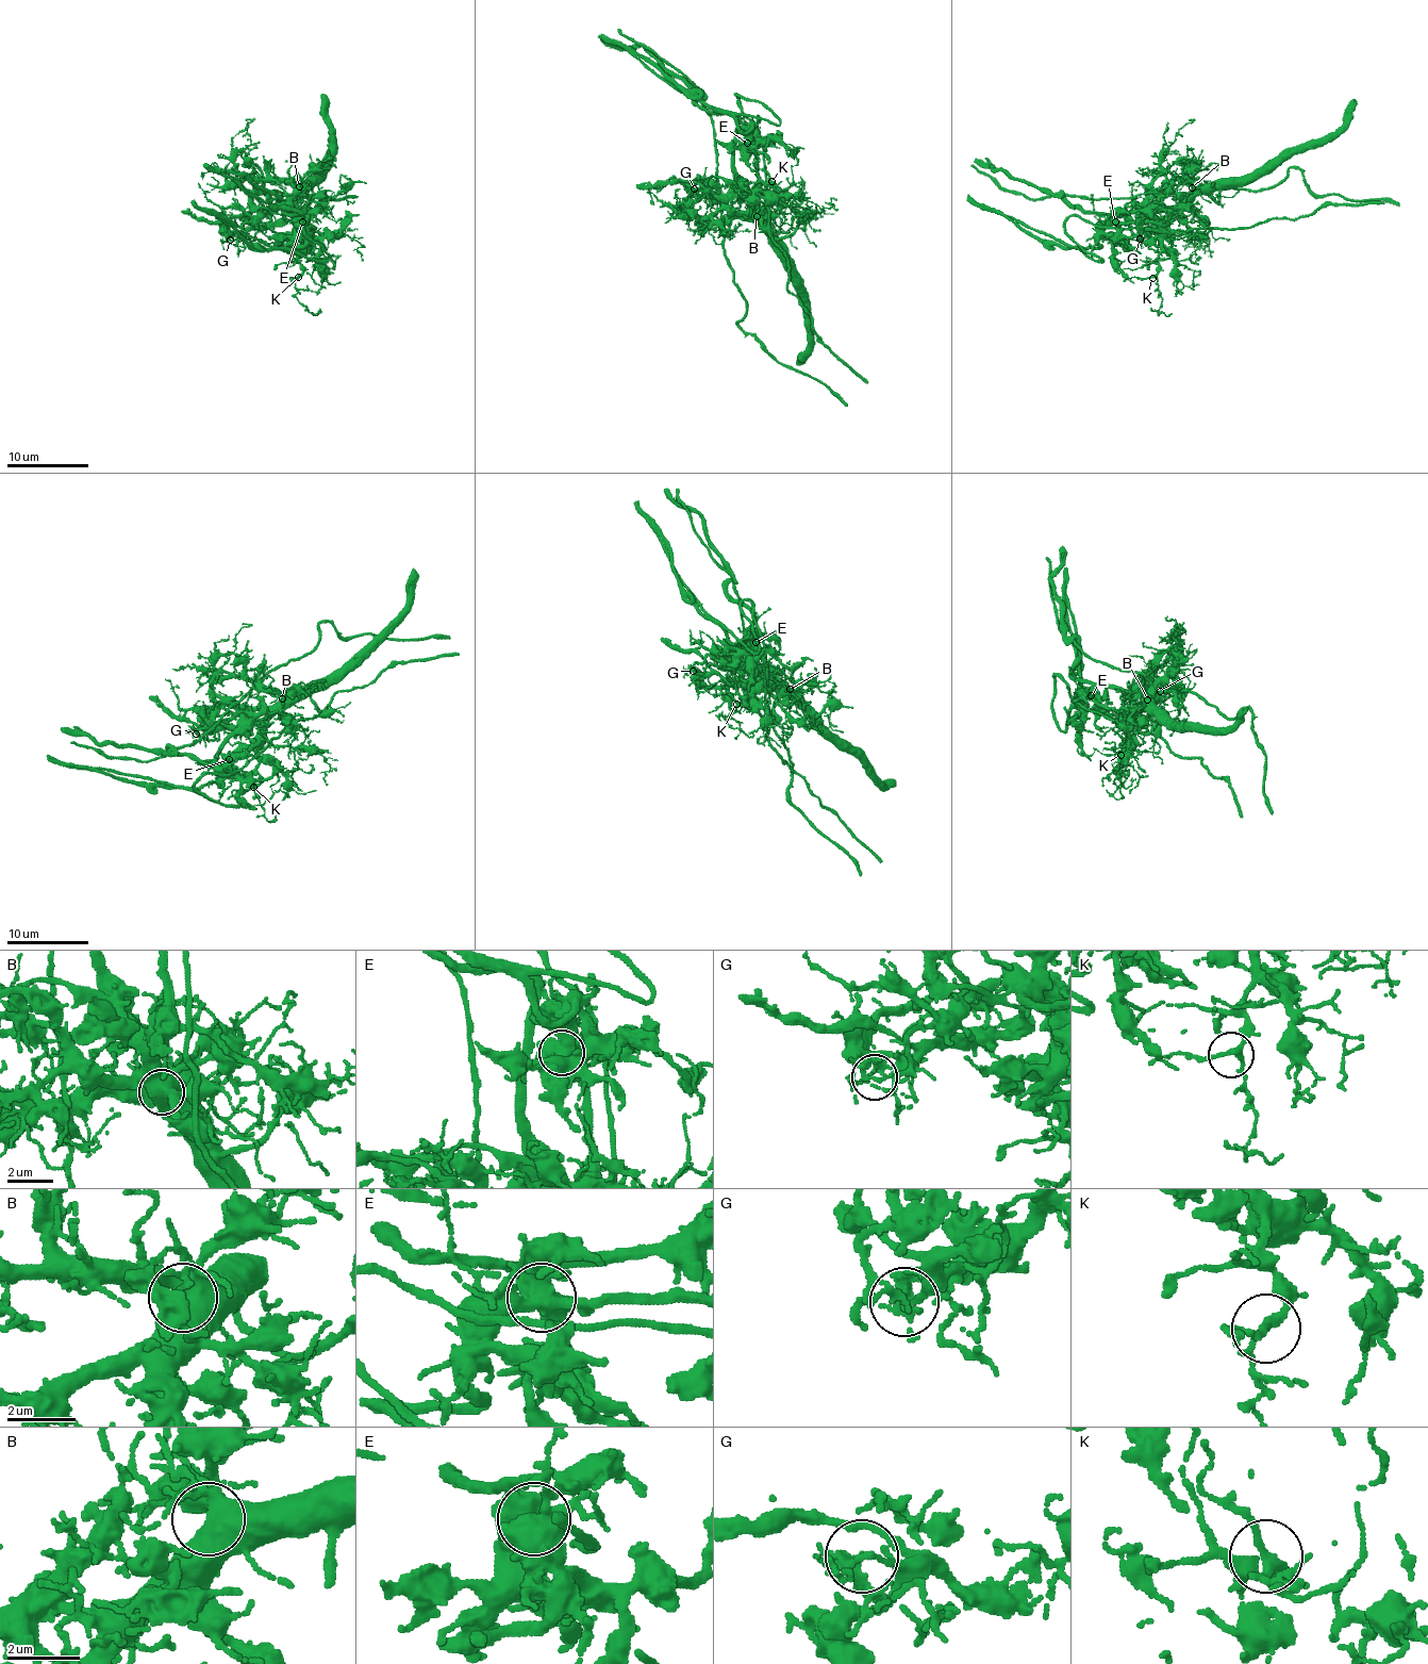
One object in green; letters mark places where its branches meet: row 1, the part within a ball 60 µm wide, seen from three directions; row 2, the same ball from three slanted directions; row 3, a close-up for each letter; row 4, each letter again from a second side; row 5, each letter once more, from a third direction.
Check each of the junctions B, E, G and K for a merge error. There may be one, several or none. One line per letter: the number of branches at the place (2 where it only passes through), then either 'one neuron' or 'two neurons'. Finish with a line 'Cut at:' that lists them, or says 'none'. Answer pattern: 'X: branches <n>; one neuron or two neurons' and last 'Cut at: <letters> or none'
B: branches 5; one neuron
E: branches 8; two neurons
G: branches 5; two neurons
K: branches 4; one neuron
Cut at: E, G

